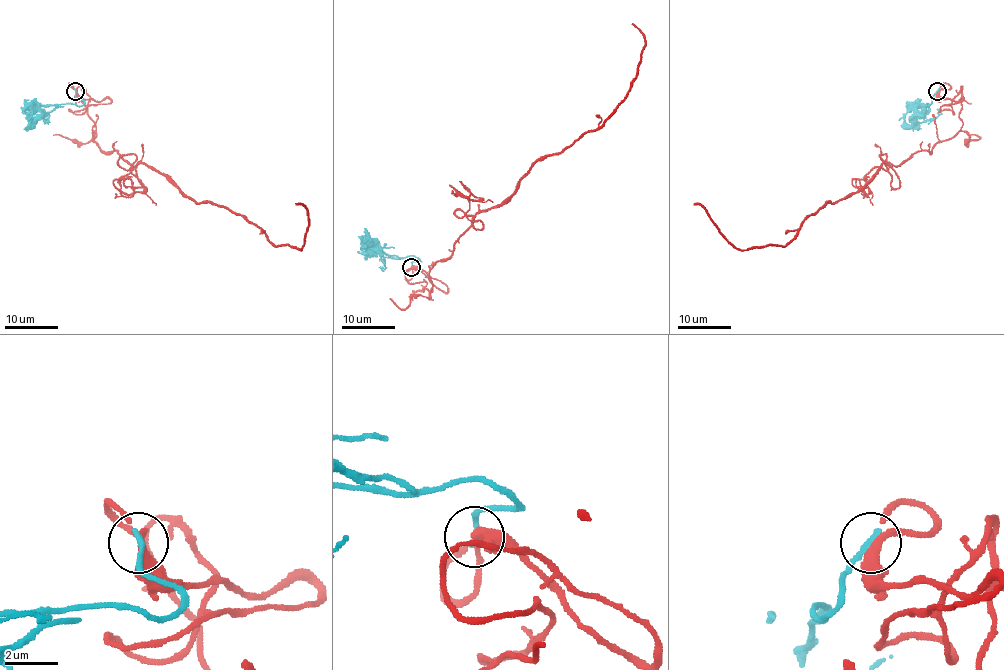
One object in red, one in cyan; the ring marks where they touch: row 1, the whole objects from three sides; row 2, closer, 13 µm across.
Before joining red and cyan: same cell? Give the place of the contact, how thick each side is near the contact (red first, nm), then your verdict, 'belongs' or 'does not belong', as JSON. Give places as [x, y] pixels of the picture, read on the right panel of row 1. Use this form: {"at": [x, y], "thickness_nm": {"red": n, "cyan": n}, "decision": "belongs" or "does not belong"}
{"at": [937, 91], "thickness_nm": {"red": 320, "cyan": 240}, "decision": "belongs"}

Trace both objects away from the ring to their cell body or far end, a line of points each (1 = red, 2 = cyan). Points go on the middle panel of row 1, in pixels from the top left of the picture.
1: (411, 267), (428, 279), (414, 291), (431, 292), (430, 269), (477, 213), (610, 114), (645, 47), (632, 23)
2: (411, 267), (414, 262), (420, 261), (418, 258), (412, 255), (394, 258), (369, 246), (361, 236)

